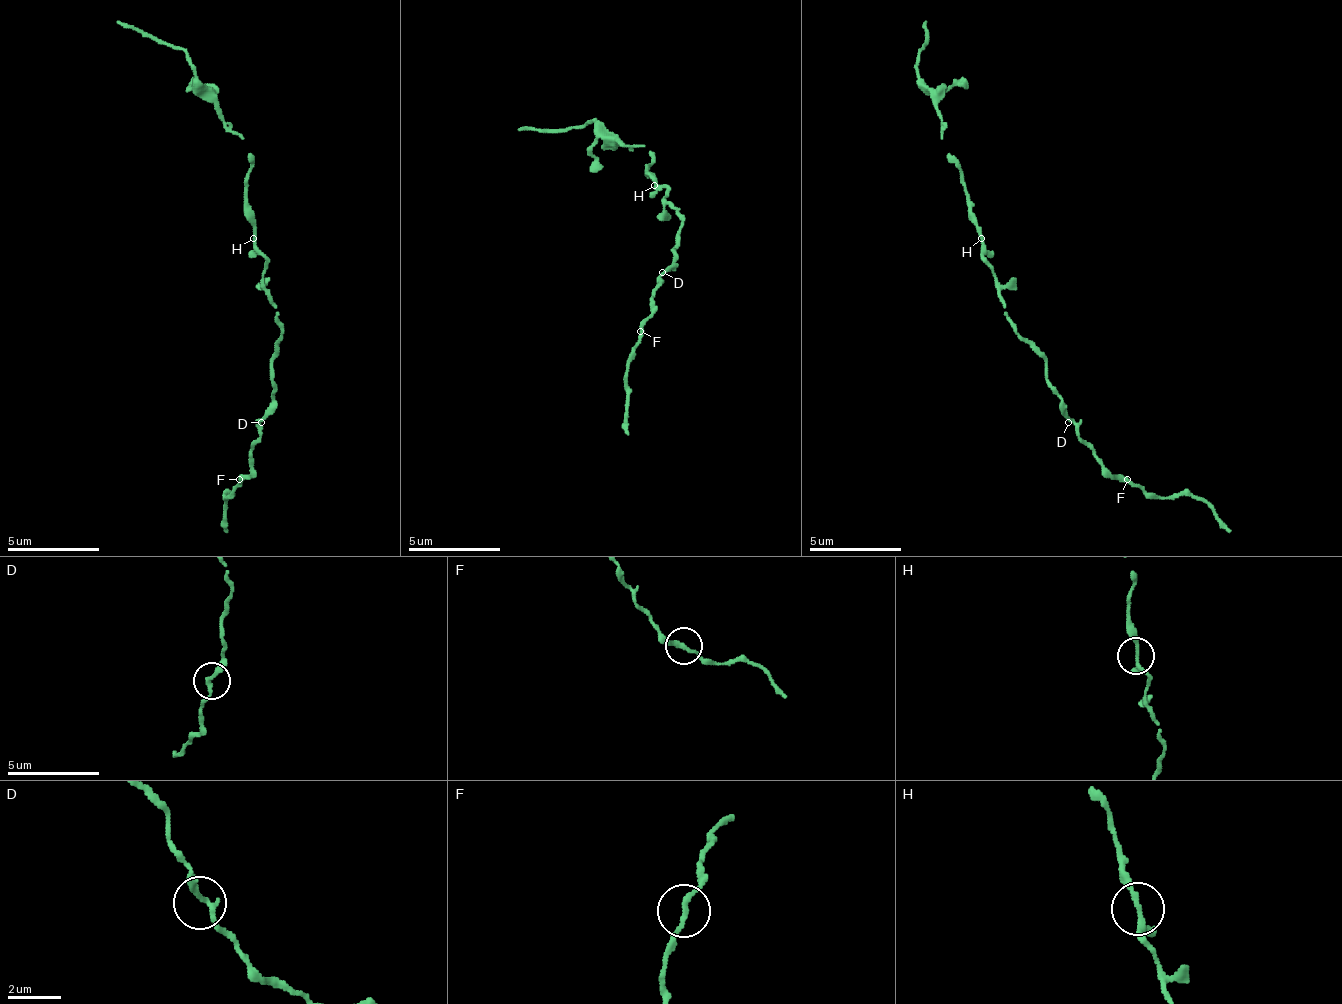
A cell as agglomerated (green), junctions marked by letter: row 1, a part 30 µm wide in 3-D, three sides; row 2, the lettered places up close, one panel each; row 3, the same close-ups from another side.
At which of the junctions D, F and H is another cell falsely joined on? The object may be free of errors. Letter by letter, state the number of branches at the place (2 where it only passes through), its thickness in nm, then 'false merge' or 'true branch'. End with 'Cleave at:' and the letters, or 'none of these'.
D: branches 2; calibre 220 nm; true branch
F: branches 2; calibre 200 nm; true branch
H: branches 2; calibre 200 nm; true branch
Cleave at: none of these

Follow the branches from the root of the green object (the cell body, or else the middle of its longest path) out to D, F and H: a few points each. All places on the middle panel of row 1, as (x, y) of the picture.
D: (672, 207), (681, 216), (681, 239), (672, 249), (672, 267), (662, 272)
F: (672, 207), (681, 216), (681, 239), (672, 249), (672, 267), (653, 295), (653, 314), (639, 332)
H: (672, 207), (662, 198), (667, 193), (653, 184)

